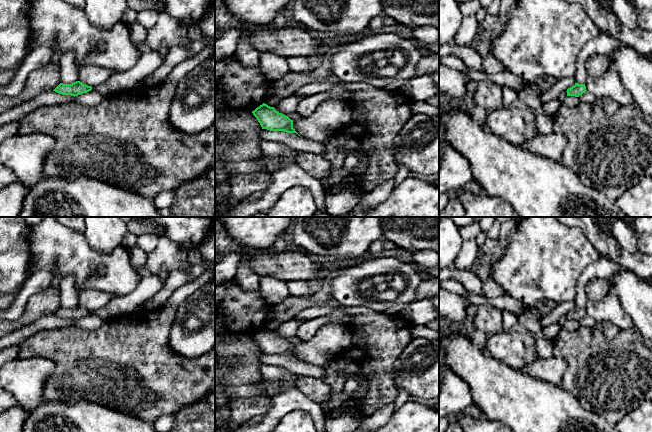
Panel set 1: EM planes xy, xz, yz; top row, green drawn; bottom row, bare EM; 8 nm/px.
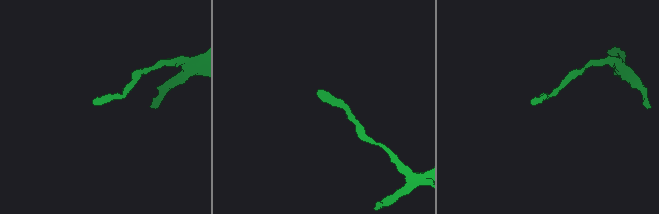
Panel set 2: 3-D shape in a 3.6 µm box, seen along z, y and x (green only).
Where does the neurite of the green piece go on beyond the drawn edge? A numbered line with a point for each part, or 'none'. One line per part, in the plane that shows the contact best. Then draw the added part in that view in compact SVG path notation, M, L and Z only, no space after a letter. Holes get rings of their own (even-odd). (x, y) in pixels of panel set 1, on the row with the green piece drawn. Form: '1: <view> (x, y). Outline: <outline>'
none

